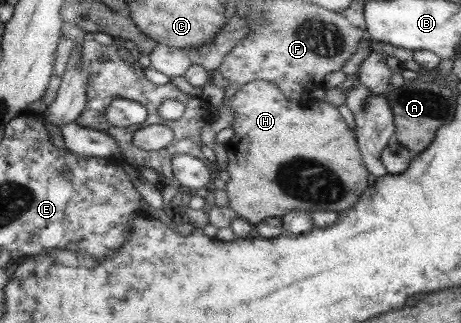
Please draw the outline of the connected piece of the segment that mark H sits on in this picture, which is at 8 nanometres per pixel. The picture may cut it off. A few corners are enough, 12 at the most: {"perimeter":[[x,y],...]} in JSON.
{"perimeter":[[233,93],[228,207],[255,225],[369,186],[336,106]]}

